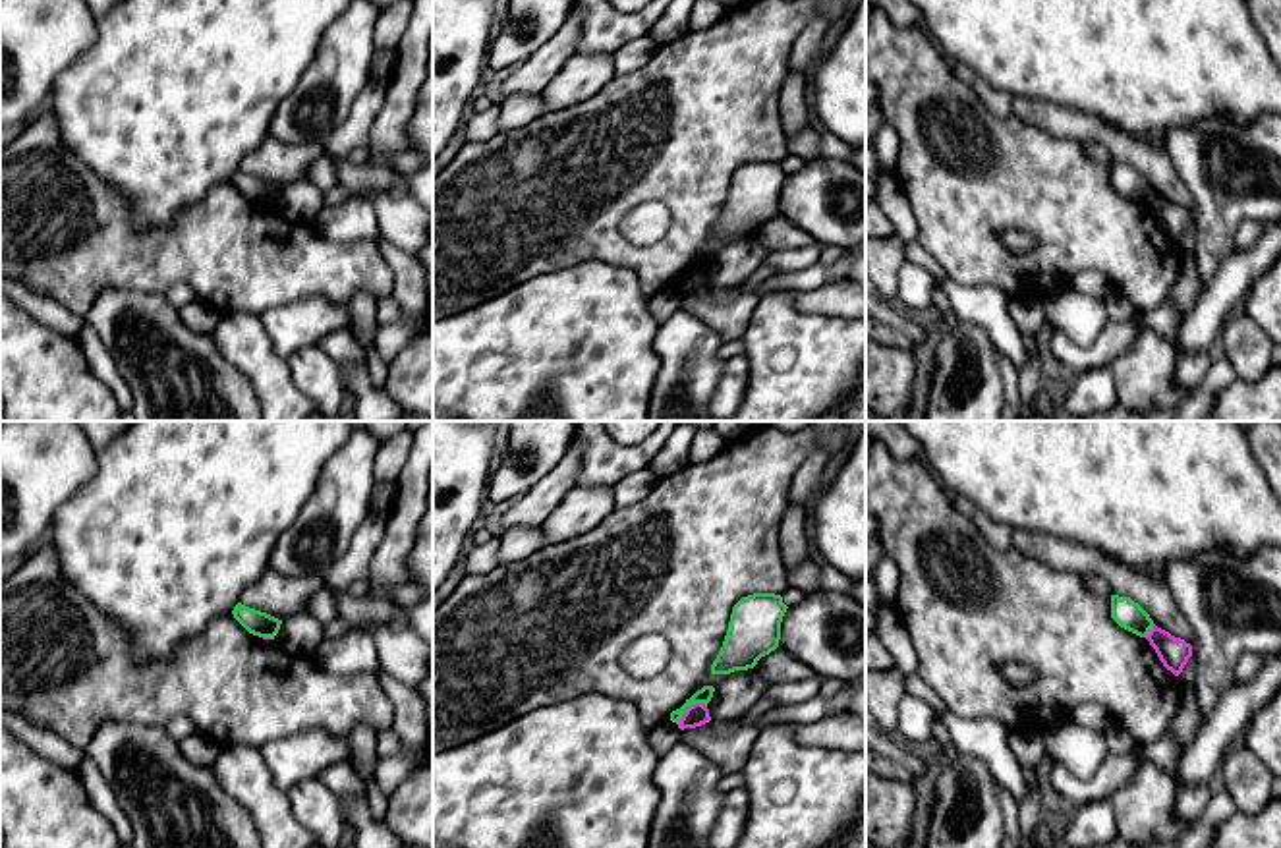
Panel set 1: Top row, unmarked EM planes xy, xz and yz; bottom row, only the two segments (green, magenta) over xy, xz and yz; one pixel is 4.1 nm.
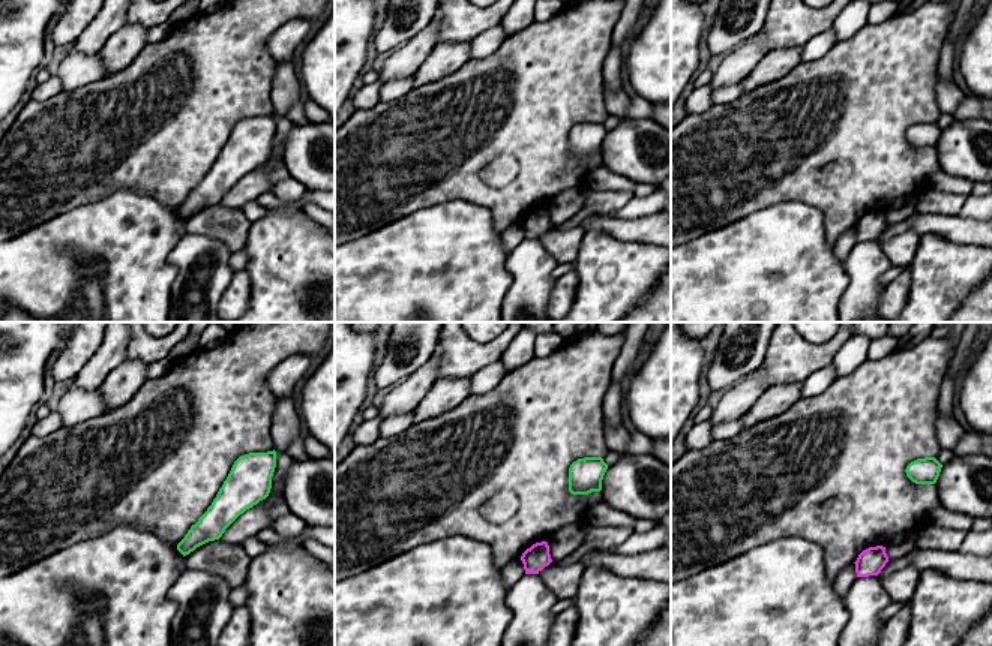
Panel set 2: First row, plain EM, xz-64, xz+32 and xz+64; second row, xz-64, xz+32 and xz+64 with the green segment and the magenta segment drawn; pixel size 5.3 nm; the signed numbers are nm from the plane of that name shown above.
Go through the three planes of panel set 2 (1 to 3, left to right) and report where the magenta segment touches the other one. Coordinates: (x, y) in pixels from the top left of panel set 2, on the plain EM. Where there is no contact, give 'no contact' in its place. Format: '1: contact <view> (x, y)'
1: no contact
2: no contact
3: no contact

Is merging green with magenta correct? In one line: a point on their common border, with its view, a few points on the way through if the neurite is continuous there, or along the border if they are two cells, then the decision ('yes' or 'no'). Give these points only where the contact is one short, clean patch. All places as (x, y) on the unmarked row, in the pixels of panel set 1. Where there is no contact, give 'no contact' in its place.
contact xz (688, 273); border xz (706, 271), (692, 271), (677, 290); no

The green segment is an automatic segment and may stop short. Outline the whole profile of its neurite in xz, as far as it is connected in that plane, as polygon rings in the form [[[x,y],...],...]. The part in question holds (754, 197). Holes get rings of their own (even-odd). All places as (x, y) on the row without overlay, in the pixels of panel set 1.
[[[775,160],[742,164],[732,174],[728,197],[711,232],[711,241],[754,236],[761,224],[775,218],[786,176],[783,164]]]

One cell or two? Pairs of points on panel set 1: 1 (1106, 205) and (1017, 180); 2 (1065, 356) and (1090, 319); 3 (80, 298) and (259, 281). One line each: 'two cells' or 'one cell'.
1: one cell
2: two cells
3: one cell

